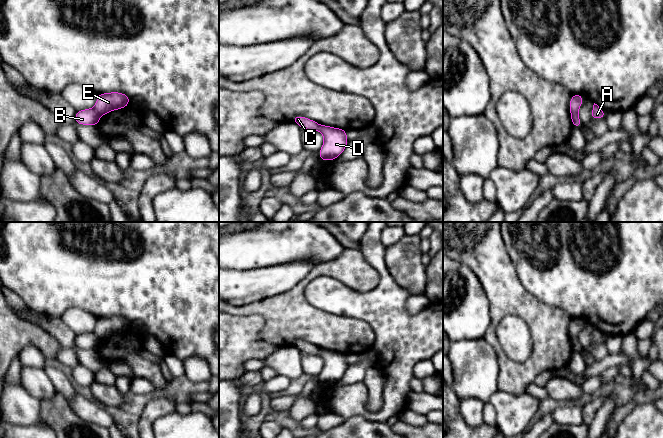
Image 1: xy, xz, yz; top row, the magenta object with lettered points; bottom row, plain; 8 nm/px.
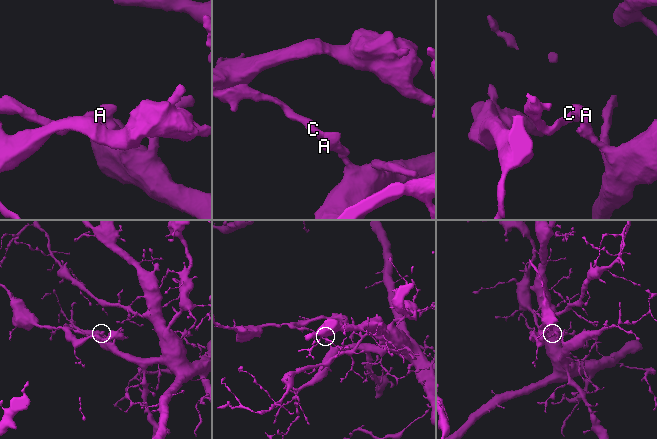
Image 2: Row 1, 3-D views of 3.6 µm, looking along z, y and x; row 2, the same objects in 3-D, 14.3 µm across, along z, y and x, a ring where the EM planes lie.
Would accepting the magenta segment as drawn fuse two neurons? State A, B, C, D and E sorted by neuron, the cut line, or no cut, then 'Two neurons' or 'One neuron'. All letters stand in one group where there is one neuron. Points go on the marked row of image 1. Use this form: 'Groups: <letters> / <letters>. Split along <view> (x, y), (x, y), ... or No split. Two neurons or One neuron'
Groups: A D E / B C. Split along yz (570, 111), (577, 113). Two neurons

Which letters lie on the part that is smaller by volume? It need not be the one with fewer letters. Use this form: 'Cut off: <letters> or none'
Cut off: B, C

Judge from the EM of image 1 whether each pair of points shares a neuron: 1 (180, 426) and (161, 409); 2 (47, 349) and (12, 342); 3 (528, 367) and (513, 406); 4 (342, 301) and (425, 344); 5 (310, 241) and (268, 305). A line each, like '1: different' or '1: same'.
1: different
2: same
3: different
4: same
5: different

